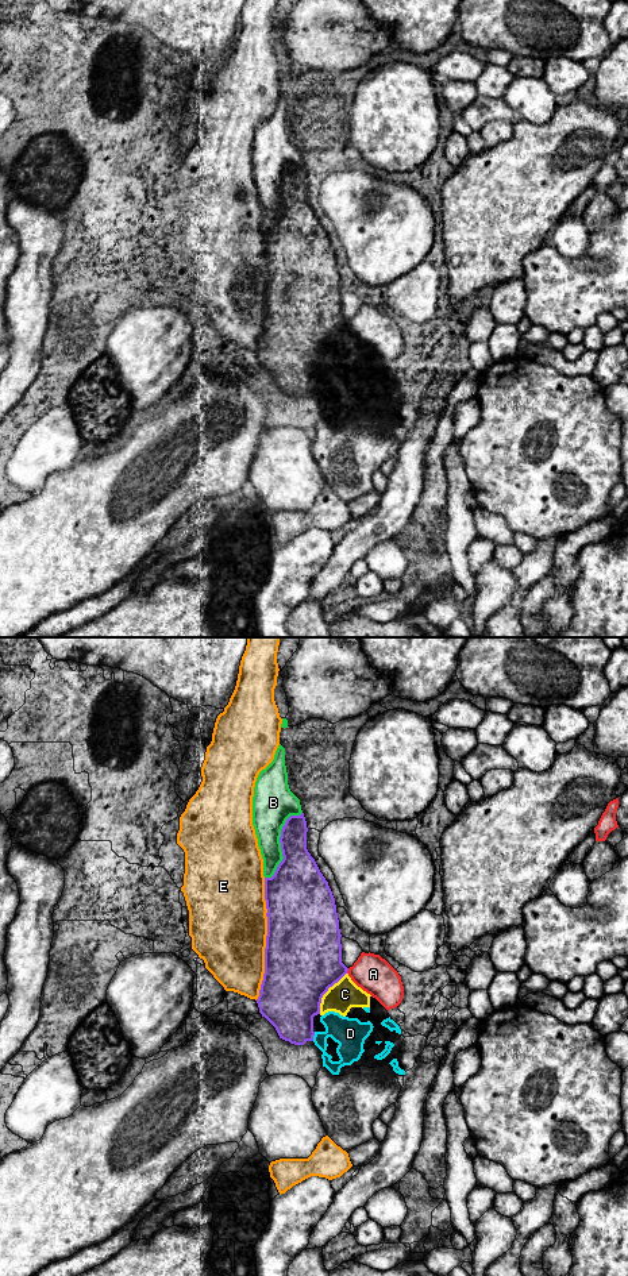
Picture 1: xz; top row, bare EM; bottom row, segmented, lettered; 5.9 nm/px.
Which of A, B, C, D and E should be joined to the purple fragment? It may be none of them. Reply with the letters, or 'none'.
none

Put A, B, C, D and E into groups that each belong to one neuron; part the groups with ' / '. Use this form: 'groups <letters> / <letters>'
groups A / B / C D / E

